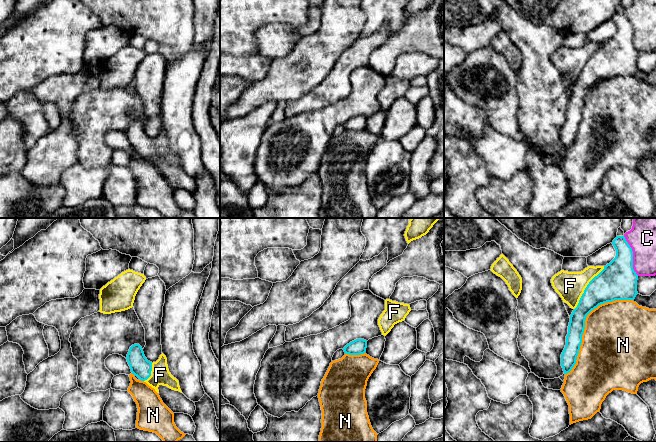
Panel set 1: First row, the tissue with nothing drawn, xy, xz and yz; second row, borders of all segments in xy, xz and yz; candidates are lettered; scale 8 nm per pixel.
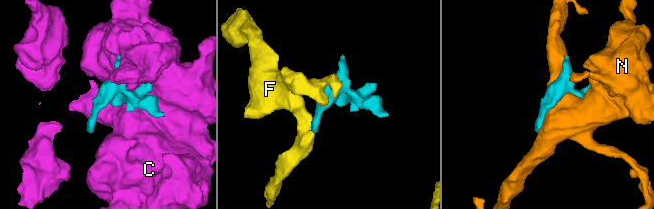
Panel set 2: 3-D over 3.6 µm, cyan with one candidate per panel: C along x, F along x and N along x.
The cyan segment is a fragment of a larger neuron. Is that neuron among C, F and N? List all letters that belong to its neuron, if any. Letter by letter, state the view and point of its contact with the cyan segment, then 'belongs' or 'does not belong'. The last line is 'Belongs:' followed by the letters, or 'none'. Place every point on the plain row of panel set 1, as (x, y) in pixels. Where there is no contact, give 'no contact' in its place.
C: yz (632, 32) | does not belong
F: yz (585, 64) | belongs
N: yz (584, 99) | does not belong
Belongs: F

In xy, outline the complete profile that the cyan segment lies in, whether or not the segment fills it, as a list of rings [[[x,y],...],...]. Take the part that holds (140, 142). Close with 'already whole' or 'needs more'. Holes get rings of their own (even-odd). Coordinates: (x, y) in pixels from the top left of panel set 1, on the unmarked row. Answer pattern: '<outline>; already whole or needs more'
[[[134,120],[130,123],[126,135],[132,150],[154,164],[157,169],[160,161],[182,169],[179,157],[169,148],[167,134],[163,129],[152,139],[145,133],[142,123]]]; needs more

